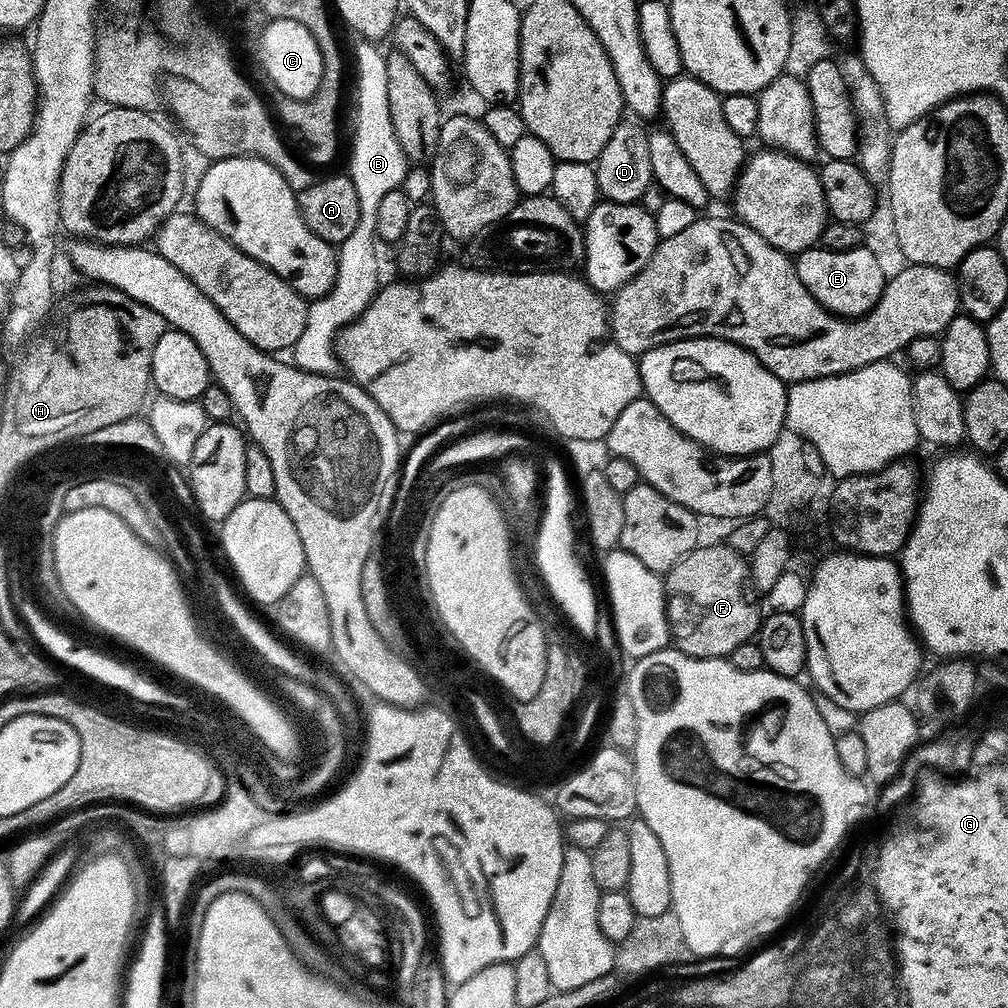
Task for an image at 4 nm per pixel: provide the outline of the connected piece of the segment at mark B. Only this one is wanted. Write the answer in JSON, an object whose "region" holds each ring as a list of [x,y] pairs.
{"region":[[[359,41],[357,43],[357,47],[354,50],[354,56],[356,58],[356,66],[358,68],[356,72],[356,118],[354,120],[354,144],[352,146],[352,154],[350,156],[350,169],[348,169],[348,175],[350,176],[351,180],[354,182],[354,188],[358,193],[359,198],[359,220],[358,225],[354,228],[354,231],[348,239],[340,244],[337,247],[337,261],[336,261],[336,278],[335,278],[335,286],[328,292],[326,295],[321,296],[319,299],[311,301],[309,303],[308,314],[307,314],[307,324],[304,326],[304,330],[302,330],[302,334],[300,338],[298,338],[297,342],[295,343],[292,349],[292,362],[297,368],[304,370],[310,373],[316,374],[326,374],[326,375],[333,375],[338,368],[338,360],[335,355],[335,339],[339,335],[341,328],[344,328],[346,325],[352,323],[357,319],[357,317],[361,316],[365,310],[368,308],[369,303],[373,300],[376,296],[376,293],[380,290],[382,286],[382,279],[380,280],[380,262],[378,260],[378,237],[376,235],[376,228],[377,228],[377,214],[378,214],[378,205],[381,202],[382,198],[386,196],[392,189],[396,189],[401,187],[402,181],[408,169],[408,161],[406,160],[405,156],[402,154],[401,147],[398,146],[398,140],[394,136],[391,120],[390,120],[390,110],[388,110],[388,98],[386,96],[386,64],[385,64],[385,55],[380,51],[379,53],[375,48],[377,48],[371,41]]]}

